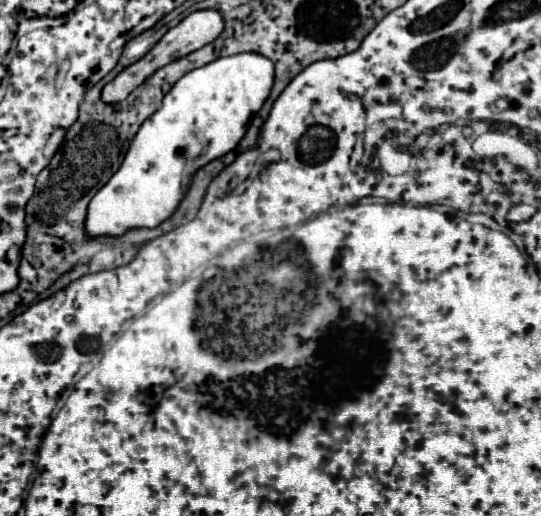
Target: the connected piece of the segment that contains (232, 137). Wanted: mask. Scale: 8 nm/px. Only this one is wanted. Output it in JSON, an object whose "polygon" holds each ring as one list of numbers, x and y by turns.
{"polygon":[[233,54,217,58,201,68,195,68,181,76,173,88,165,94,161,108,143,122,133,138,123,166,111,176,111,180,95,194,87,208,87,234,99,236,123,236,133,228,155,228,167,220,185,198,193,174,215,158,231,152,245,136,249,120,261,110,273,86,273,62,261,54]]}

